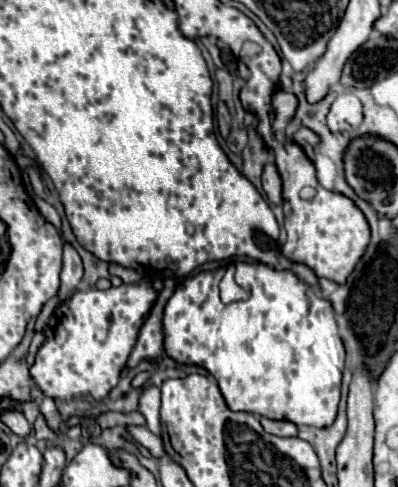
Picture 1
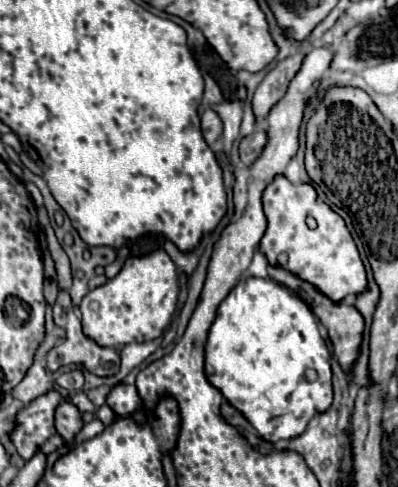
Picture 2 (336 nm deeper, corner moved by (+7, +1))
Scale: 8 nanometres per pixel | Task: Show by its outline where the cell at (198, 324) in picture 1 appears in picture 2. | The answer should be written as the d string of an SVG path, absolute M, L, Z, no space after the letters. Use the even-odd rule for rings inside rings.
M248 277L246 283L236 285L228 293L216 311L206 341L206 377L266 441L280 441L300 435L314 415L324 413L332 405L330 358L331 353L318 331L318 321L300 295L274 279ZM306 369L316 369L318 379L306 381Z

